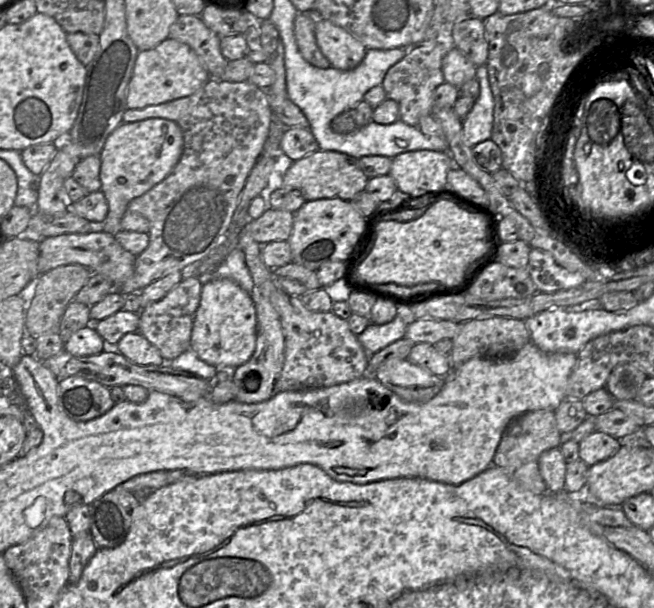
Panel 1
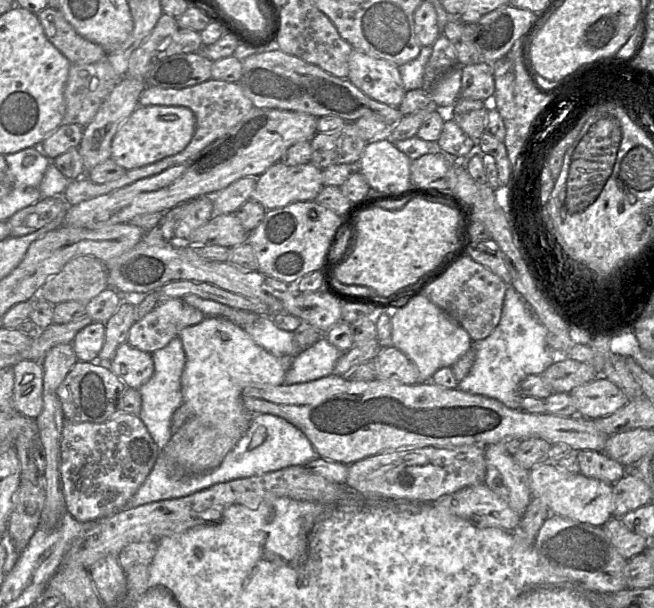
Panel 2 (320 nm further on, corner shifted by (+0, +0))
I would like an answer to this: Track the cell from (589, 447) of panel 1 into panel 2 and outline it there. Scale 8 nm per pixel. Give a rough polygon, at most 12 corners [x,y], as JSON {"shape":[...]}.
{"shape":[[576,452],[583,476],[614,485],[629,471],[603,452]]}

